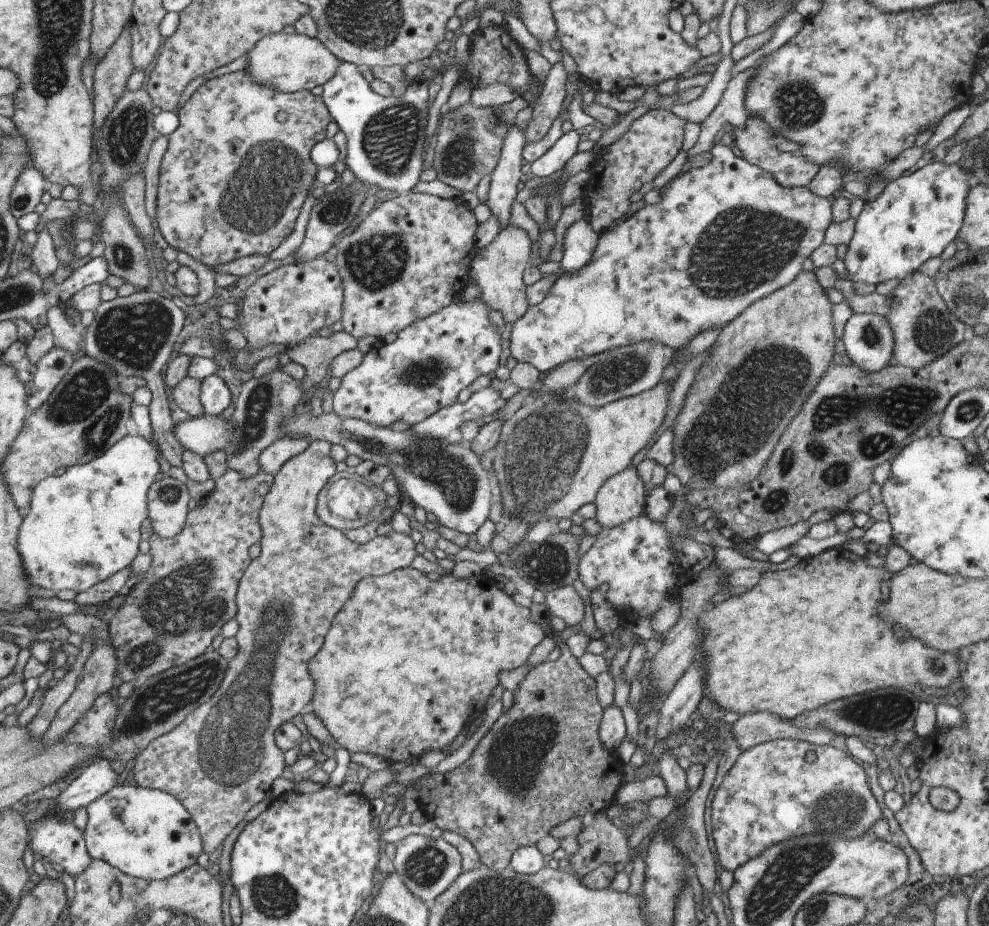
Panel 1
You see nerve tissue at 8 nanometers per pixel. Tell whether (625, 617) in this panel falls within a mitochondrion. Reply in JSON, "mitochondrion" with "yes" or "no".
{"mitochondrion":"no"}

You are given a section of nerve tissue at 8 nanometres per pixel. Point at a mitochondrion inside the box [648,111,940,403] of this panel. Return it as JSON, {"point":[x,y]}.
{"point":[742,248]}

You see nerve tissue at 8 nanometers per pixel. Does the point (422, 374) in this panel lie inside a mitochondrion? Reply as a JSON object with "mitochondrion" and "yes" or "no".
{"mitochondrion":"yes"}

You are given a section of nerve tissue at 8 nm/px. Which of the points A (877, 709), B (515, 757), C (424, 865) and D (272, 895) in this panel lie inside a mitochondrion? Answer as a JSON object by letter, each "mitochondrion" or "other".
{"A":"mitochondrion","B":"mitochondrion","C":"mitochondrion","D":"mitochondrion"}

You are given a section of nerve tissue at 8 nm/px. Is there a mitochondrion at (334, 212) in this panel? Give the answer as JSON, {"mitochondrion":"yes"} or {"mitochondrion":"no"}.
{"mitochondrion":"yes"}

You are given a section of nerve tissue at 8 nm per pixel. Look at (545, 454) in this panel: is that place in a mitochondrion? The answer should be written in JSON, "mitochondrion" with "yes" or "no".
{"mitochondrion":"yes"}

